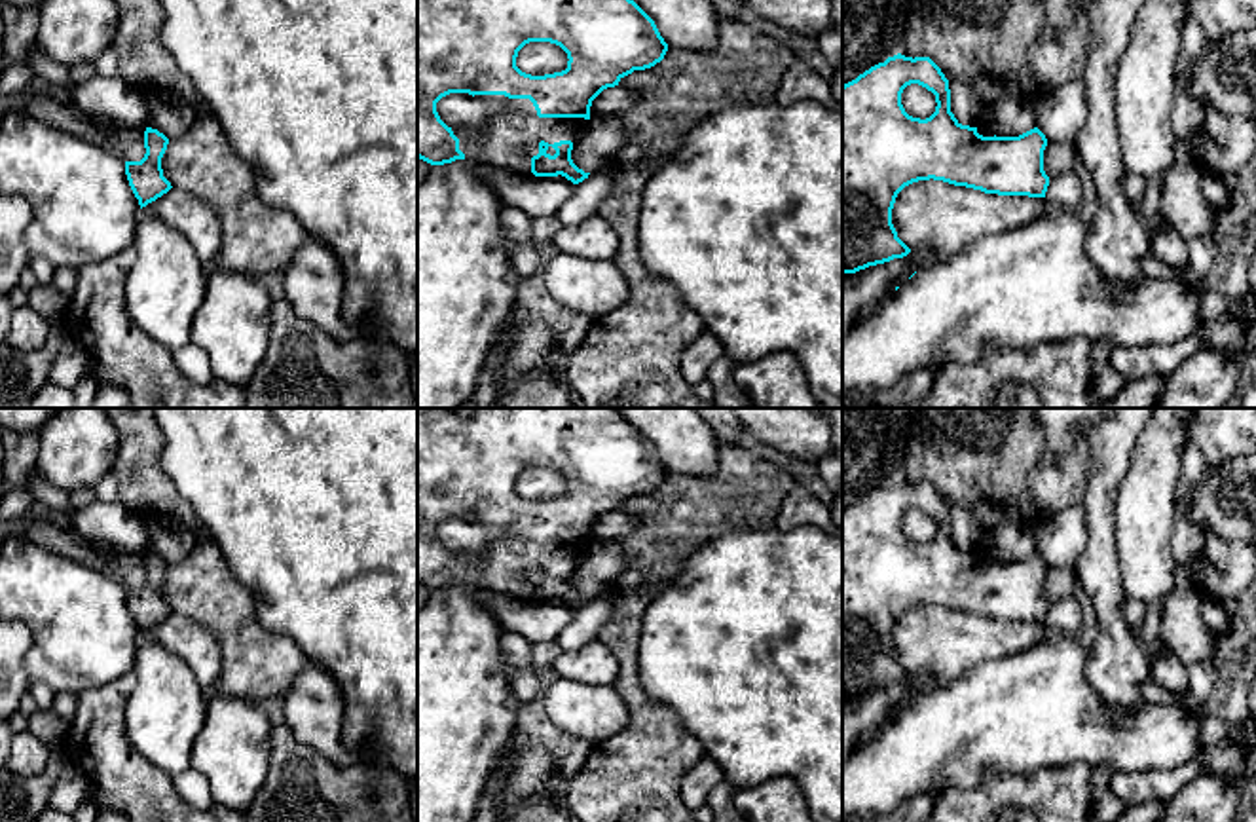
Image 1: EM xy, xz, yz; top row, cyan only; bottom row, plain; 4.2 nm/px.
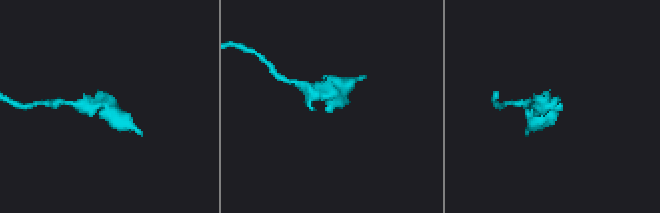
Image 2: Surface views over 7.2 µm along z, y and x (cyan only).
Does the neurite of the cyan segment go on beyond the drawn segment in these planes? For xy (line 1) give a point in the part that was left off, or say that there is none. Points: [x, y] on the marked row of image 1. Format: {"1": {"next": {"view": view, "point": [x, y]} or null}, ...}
{"1": {"next": null}}

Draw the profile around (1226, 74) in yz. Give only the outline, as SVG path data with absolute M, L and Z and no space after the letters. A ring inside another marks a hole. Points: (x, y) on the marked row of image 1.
M1256 28L1218 44L1205 42L1190 93L1199 104L1210 104L1222 114L1256 116Z

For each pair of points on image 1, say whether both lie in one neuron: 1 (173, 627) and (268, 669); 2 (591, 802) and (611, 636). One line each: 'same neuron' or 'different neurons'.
1: different neurons
2: same neuron

